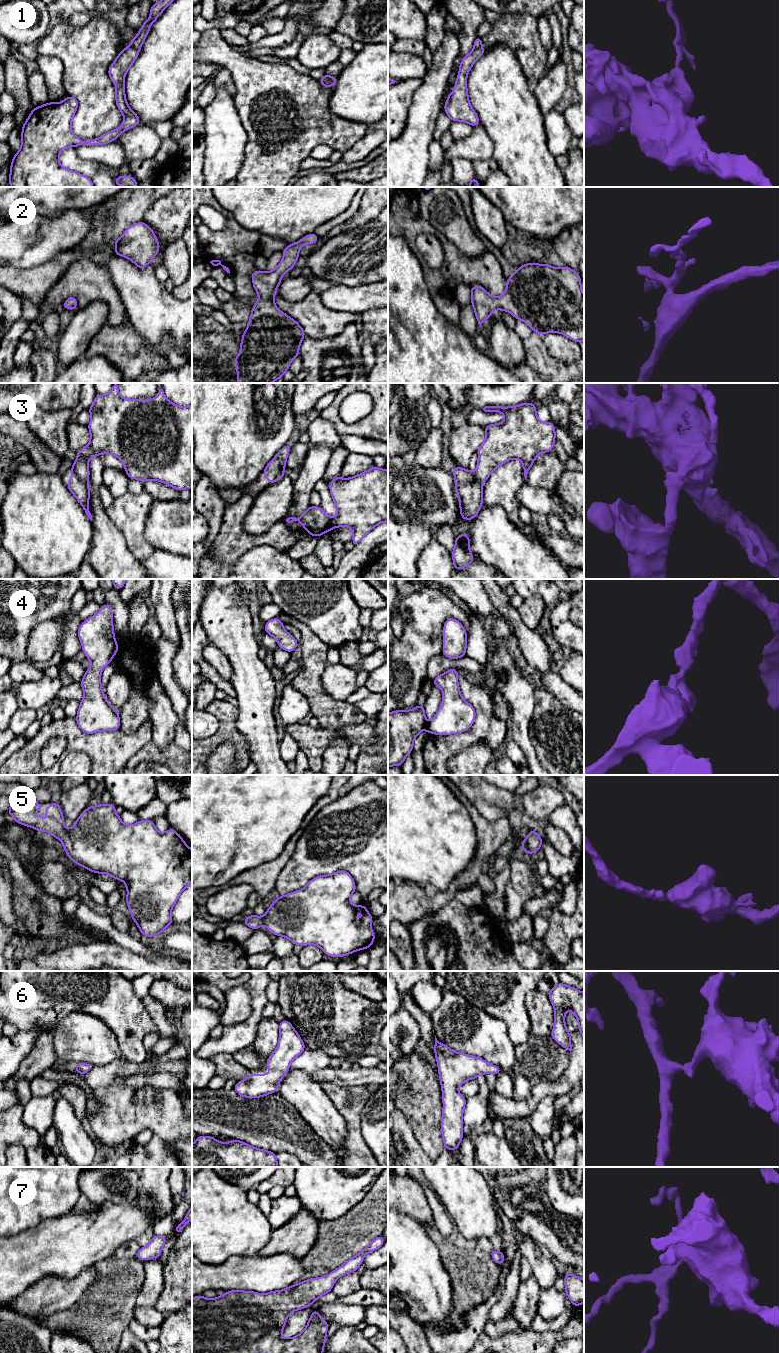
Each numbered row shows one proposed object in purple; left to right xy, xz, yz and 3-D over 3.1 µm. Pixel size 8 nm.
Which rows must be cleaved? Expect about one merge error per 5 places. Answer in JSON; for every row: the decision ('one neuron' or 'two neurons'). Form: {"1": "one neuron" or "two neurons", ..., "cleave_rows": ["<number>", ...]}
{"1": "two neurons", "2": "one neuron", "3": "two neurons", "4": "one neuron", "5": "one neuron", "6": "one neuron", "7": "one neuron", "cleave_rows": ["1", "3"]}

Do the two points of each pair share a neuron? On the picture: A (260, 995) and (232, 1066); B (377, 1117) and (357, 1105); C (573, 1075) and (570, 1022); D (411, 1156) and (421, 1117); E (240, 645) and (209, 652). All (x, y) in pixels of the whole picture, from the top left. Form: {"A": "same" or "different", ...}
{"A": "different", "B": "different", "C": "same", "D": "different", "E": "different"}

